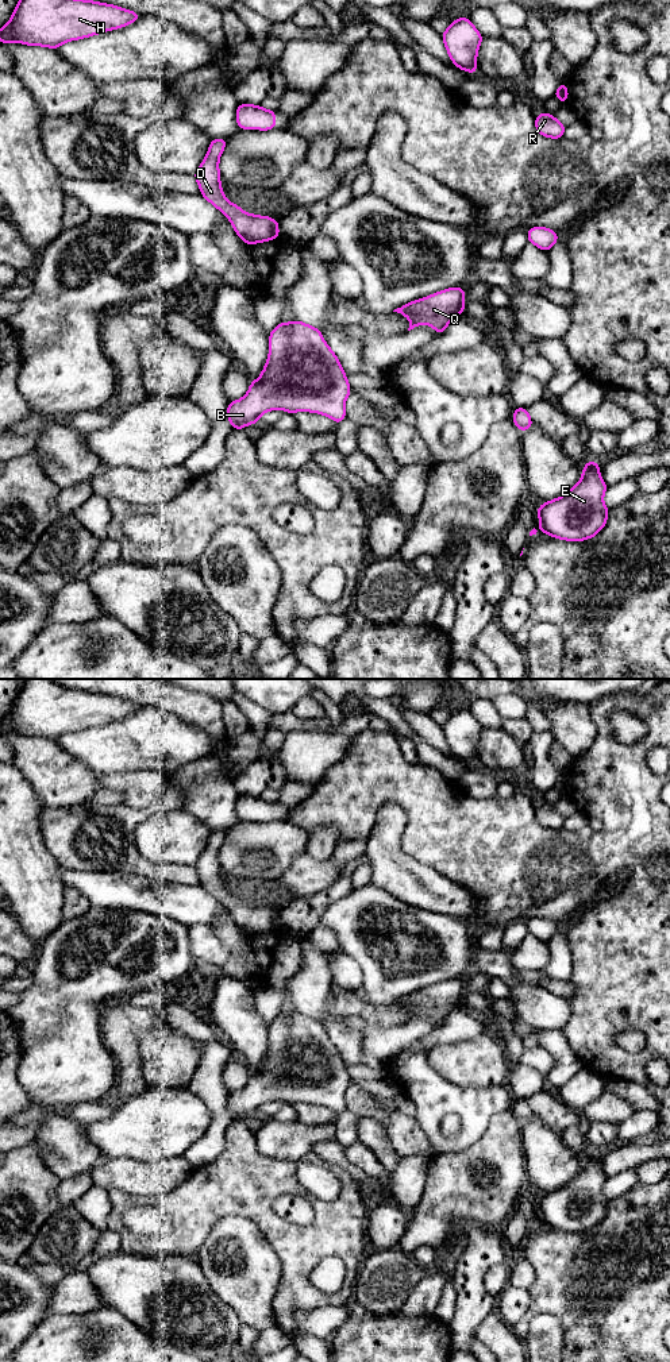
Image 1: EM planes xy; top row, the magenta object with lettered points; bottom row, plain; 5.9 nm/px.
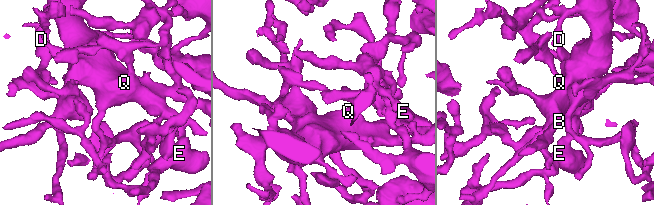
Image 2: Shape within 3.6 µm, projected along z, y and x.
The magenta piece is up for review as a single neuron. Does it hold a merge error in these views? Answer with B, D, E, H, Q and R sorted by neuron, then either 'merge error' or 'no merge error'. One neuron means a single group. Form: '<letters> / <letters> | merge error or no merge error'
B D E H Q R | no merge error

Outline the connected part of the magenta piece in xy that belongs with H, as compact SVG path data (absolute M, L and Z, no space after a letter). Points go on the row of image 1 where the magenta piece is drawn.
M19 0L12 18L0 28L0 43L18 42L58 50L68 40L122 28L140 16L91 0Z

